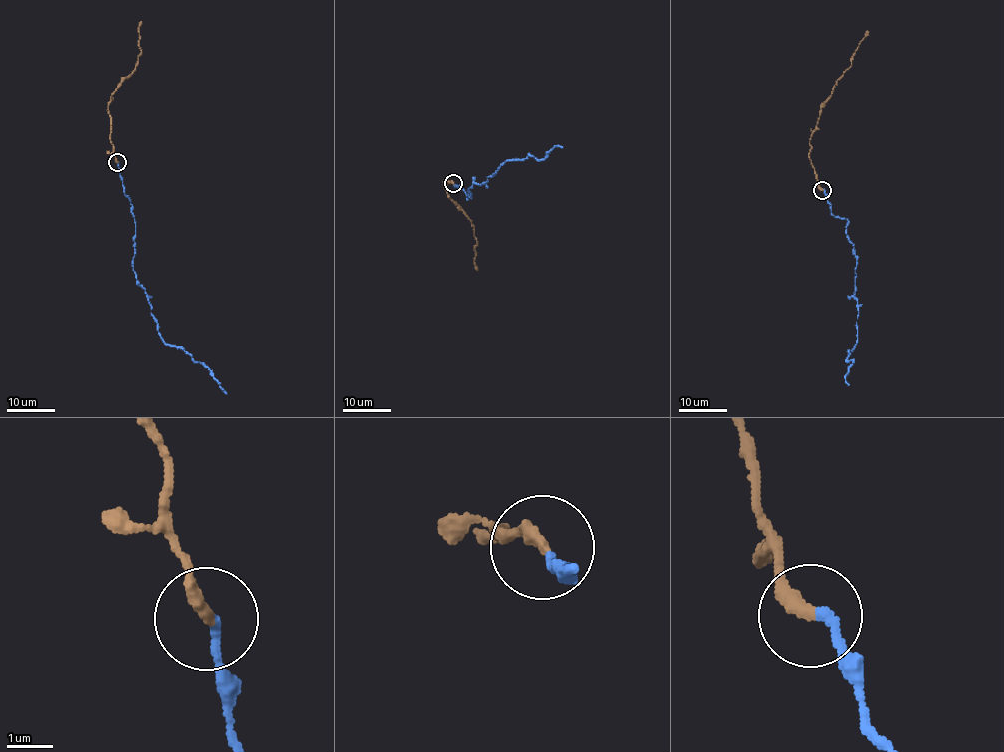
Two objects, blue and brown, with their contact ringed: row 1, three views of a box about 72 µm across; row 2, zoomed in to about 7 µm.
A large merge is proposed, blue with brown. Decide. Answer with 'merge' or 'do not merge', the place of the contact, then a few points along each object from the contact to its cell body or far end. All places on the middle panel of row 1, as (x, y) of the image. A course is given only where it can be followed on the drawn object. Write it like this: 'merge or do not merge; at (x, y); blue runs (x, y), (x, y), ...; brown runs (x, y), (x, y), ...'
merge; at (453, 183); blue runs (453, 184), (468, 199), (473, 183), (486, 182), (506, 161), (542, 159), (554, 146), (562, 147); brown runs (453, 183), (446, 180), (444, 186), (450, 199), (474, 227), (477, 245), (474, 264), (477, 269)

